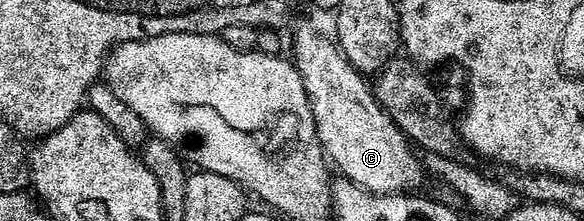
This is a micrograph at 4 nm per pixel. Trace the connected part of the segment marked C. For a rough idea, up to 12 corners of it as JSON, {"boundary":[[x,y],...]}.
{"boundary":[[293,30],[326,159],[372,194],[421,162],[336,41]]}

